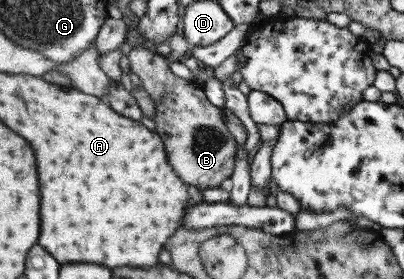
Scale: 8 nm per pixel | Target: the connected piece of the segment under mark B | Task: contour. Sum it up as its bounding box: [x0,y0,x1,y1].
[128,49,237,191]

